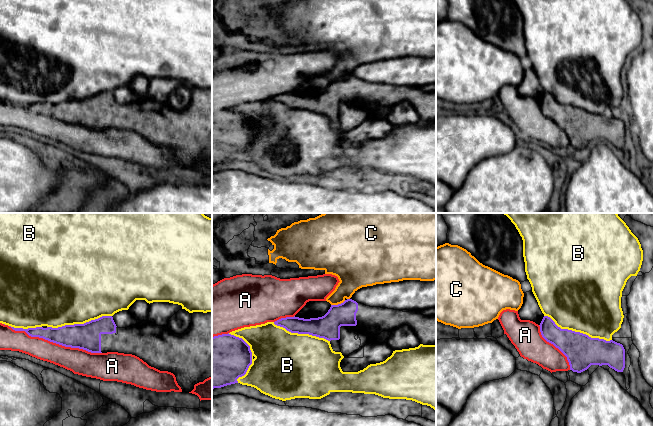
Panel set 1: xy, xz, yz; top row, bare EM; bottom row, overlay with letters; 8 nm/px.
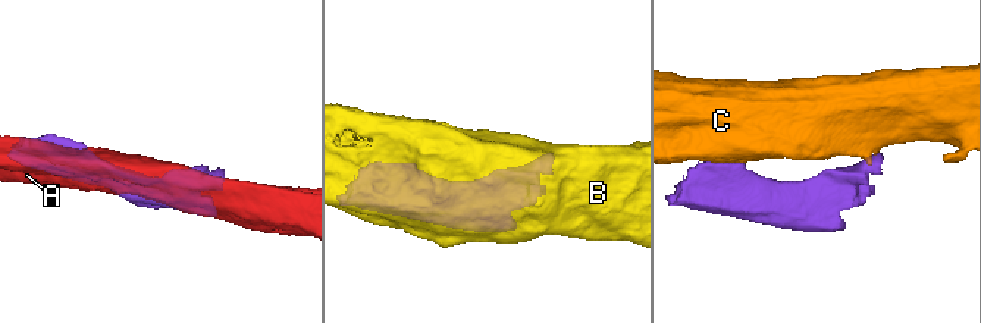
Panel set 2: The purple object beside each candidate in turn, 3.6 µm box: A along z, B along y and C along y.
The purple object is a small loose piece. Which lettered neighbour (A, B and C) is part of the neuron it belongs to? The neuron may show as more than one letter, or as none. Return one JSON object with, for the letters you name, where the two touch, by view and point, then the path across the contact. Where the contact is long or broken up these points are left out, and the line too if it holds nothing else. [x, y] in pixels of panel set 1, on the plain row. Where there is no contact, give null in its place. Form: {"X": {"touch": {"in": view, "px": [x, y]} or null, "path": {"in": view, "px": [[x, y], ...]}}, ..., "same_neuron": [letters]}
{"same_neuron": []}

